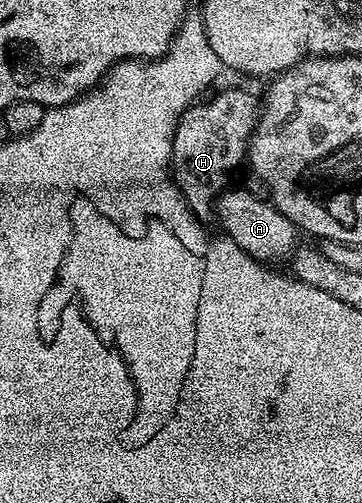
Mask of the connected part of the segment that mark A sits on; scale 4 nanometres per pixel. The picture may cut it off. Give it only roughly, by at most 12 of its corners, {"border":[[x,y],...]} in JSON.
{"border":[[240,186],[214,204],[252,258],[285,259],[298,237],[271,201]]}

